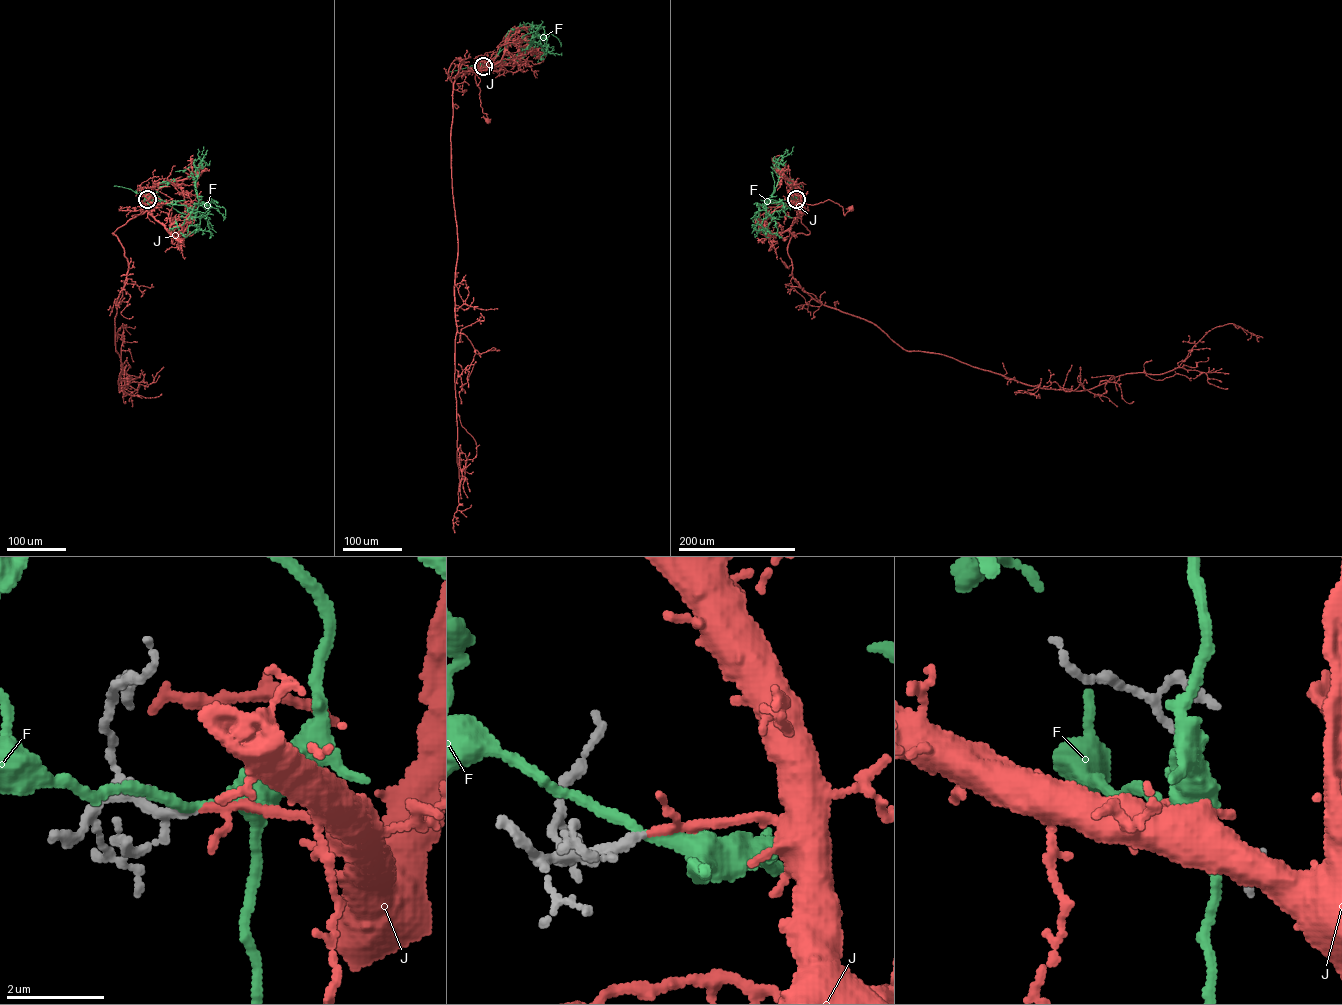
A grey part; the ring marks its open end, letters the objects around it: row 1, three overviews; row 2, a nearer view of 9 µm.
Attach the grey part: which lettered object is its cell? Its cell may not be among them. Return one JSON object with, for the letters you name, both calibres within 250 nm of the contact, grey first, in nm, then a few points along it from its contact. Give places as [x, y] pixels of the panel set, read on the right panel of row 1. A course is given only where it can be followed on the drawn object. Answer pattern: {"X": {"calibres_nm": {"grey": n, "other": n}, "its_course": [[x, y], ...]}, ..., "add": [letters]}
{"J": {"calibres_nm": {"grey": 150, "other": 130}, "its_course": [[796, 199], [799, 204], [812, 205], [829, 200], [842, 207], [844, 215], [850, 209]]}, "add": ["J"]}

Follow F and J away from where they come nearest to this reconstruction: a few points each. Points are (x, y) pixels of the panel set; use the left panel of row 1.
F: (146, 199), (145, 194), (195, 216), (198, 204), (195, 170), (203, 157), (203, 147)
J: (147, 199), (145, 204), (139, 204), (144, 200), (151, 215), (151, 209)

